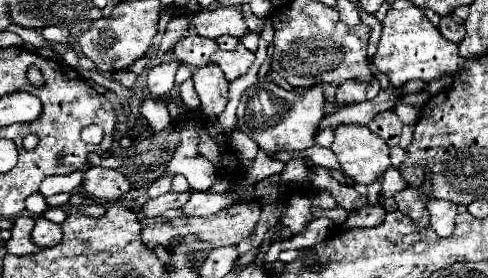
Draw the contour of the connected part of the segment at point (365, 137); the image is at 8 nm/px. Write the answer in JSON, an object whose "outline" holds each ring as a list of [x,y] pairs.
{"outline":[[[343,124],[343,126],[337,126],[333,130],[335,134],[335,140],[333,140],[333,146],[331,150],[335,152],[337,156],[337,162],[341,164],[341,168],[347,172],[347,176],[351,178],[351,182],[355,184],[373,184],[377,178],[381,178],[385,174],[385,170],[391,166],[391,160],[389,160],[389,146],[387,142],[373,134],[367,126],[357,126],[357,124]]]}

